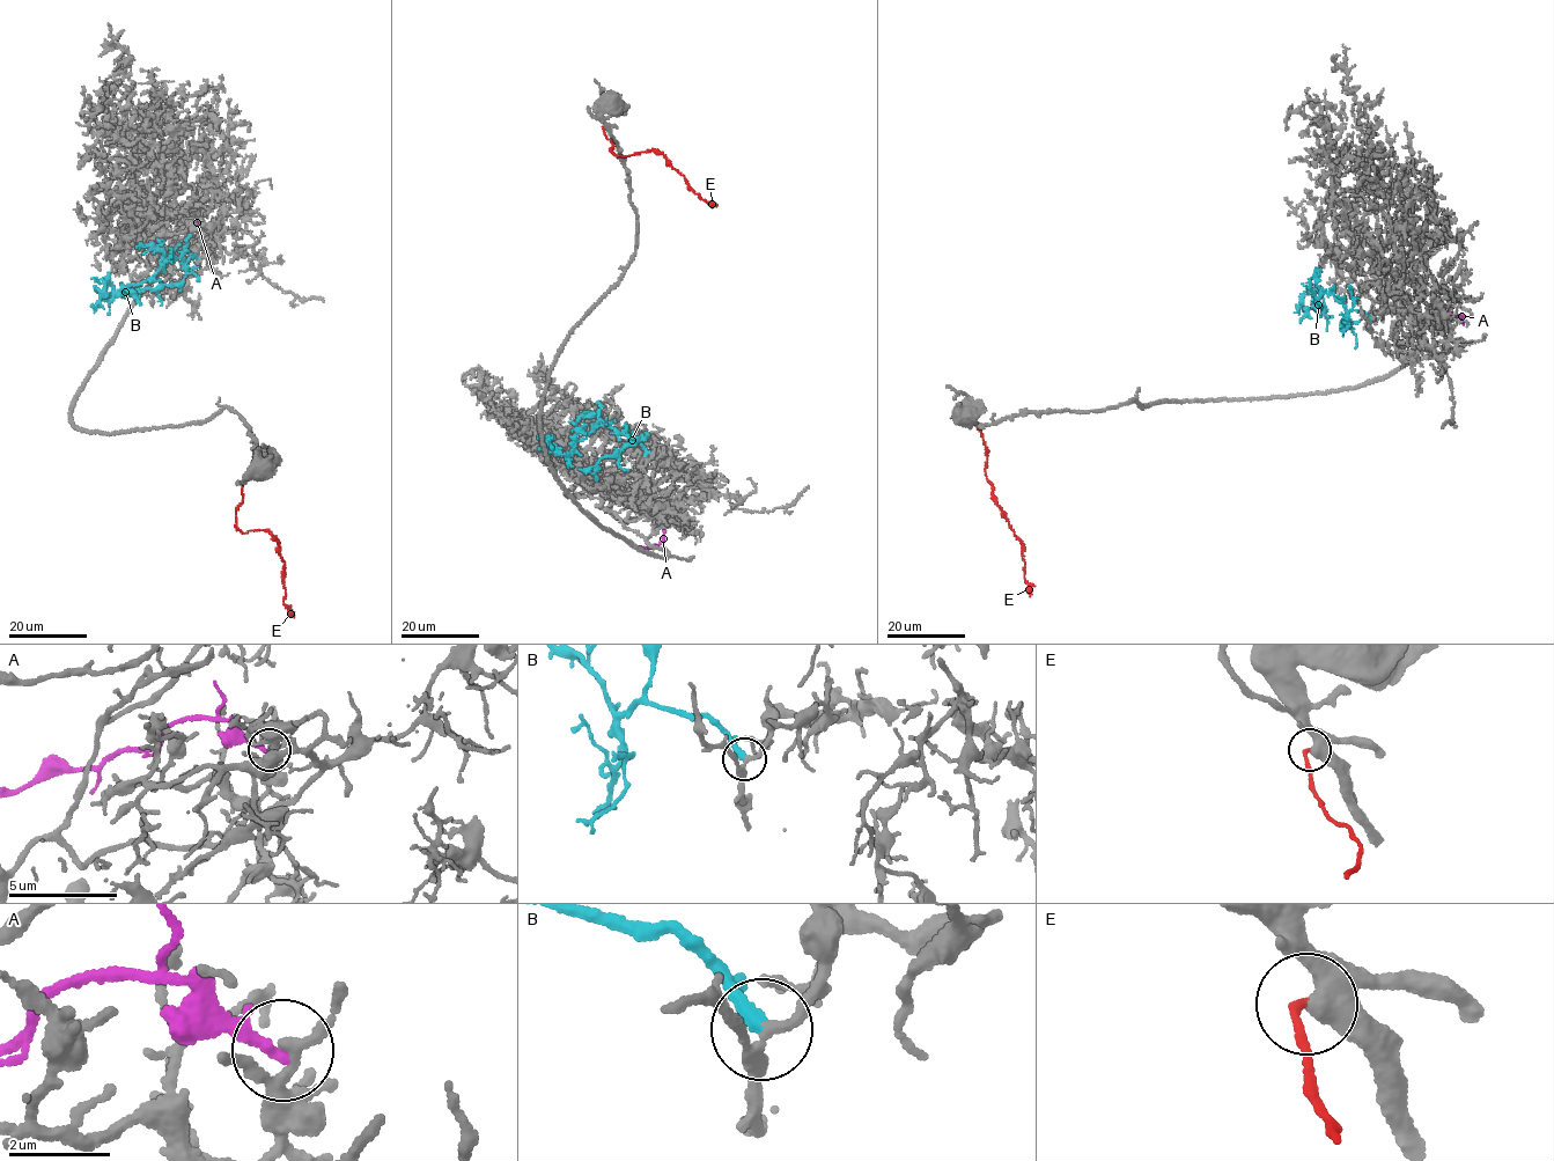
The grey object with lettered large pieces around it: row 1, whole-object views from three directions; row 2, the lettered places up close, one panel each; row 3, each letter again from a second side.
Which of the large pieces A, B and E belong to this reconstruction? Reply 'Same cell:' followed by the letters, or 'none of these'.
Same cell: B

